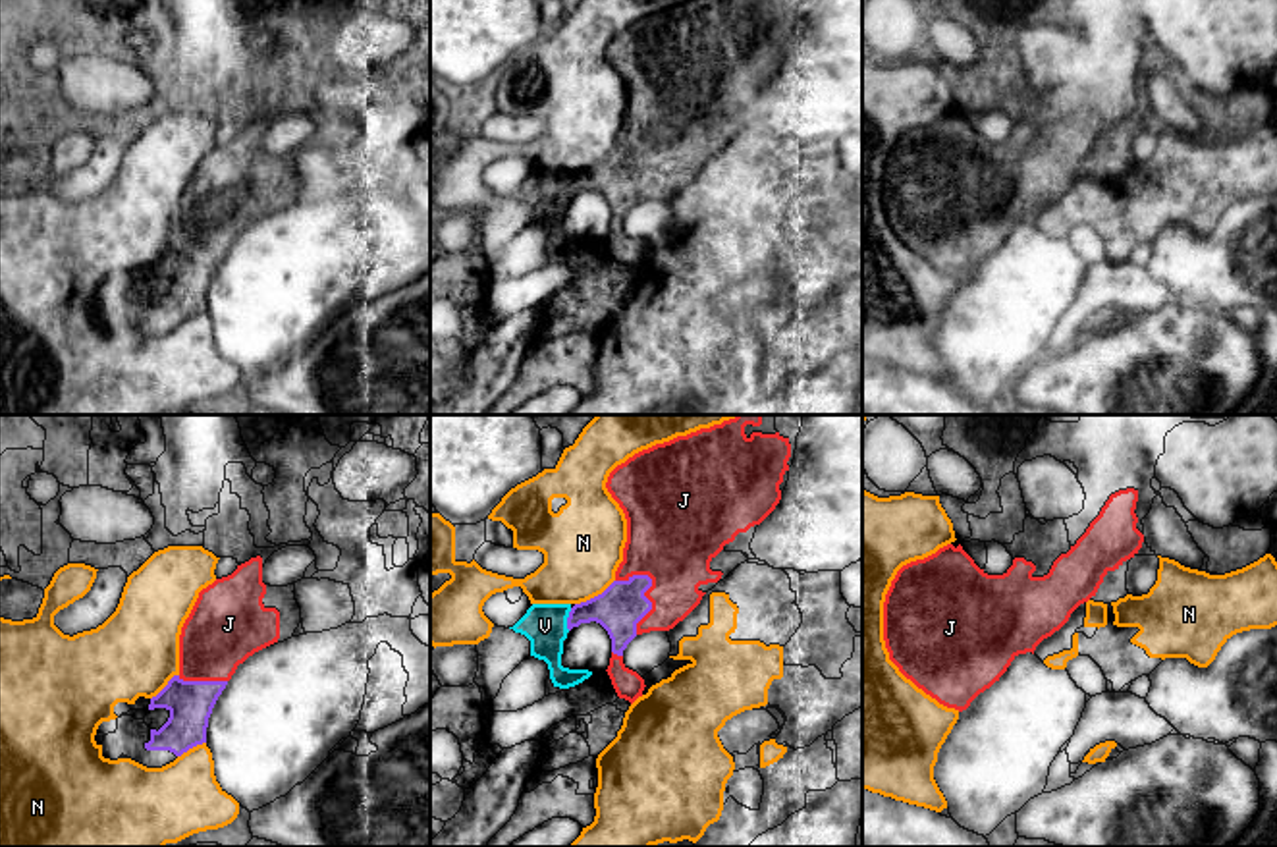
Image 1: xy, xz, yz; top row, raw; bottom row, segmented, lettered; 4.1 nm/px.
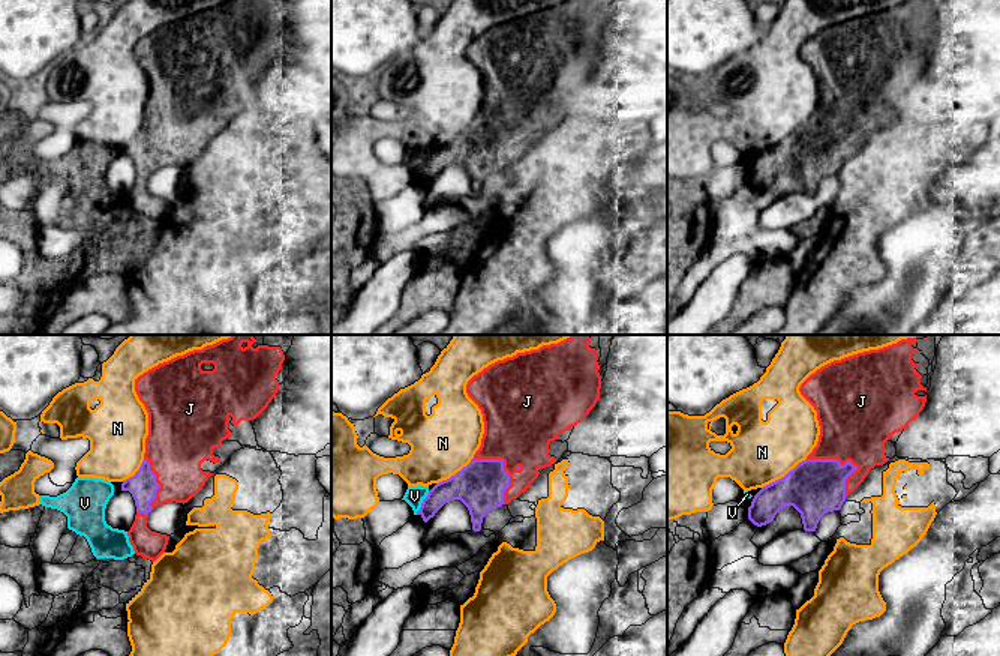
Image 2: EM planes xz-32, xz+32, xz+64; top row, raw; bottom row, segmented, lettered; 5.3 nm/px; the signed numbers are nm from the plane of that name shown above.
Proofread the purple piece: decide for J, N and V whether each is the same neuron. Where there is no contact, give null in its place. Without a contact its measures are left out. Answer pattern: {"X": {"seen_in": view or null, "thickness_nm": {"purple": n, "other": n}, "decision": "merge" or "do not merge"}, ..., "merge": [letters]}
{"J": {"seen_in": "xz", "thickness_nm": {"purple": 190, "other": 300}, "decision": "merge"}, "N": {"seen_in": "xz", "thickness_nm": {"purple": 190, "other": 340}, "decision": "do not merge"}, "V": {"seen_in": "xz", "thickness_nm": {"purple": 190, "other": 180}, "decision": "do not merge"}, "merge": ["J"]}

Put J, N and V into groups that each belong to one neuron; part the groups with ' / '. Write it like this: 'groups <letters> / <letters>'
groups J / N / V

